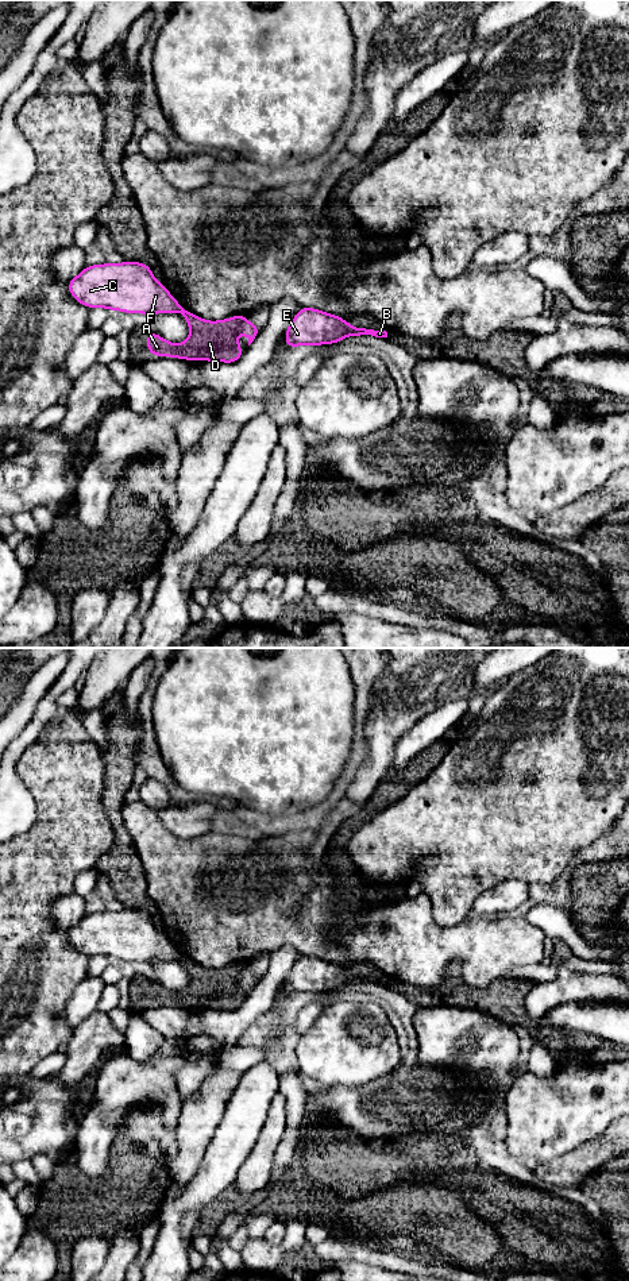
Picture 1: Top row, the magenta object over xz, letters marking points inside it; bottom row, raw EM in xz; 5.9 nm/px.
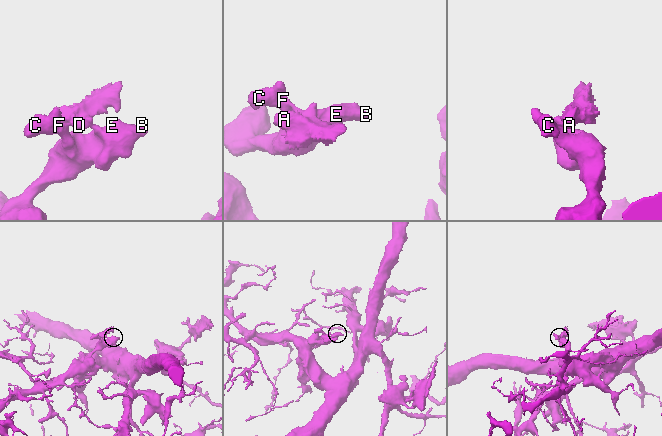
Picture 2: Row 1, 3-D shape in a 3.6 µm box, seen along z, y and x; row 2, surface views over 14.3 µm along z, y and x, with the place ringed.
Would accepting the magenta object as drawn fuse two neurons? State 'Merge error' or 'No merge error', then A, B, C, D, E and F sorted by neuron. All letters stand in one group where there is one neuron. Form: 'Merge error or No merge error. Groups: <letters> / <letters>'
Merge error. Groups: A D / B C E F

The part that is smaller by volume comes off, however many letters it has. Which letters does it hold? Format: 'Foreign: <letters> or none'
Foreign: A, D

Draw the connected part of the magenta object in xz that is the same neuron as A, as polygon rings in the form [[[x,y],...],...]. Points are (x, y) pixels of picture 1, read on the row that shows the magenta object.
[[[182,305],[178,312],[185,317],[190,333],[182,344],[165,340],[157,332],[146,333],[147,352],[154,356],[169,356],[185,360],[238,362],[244,350],[238,346],[238,329],[244,315],[225,320],[207,321]]]

